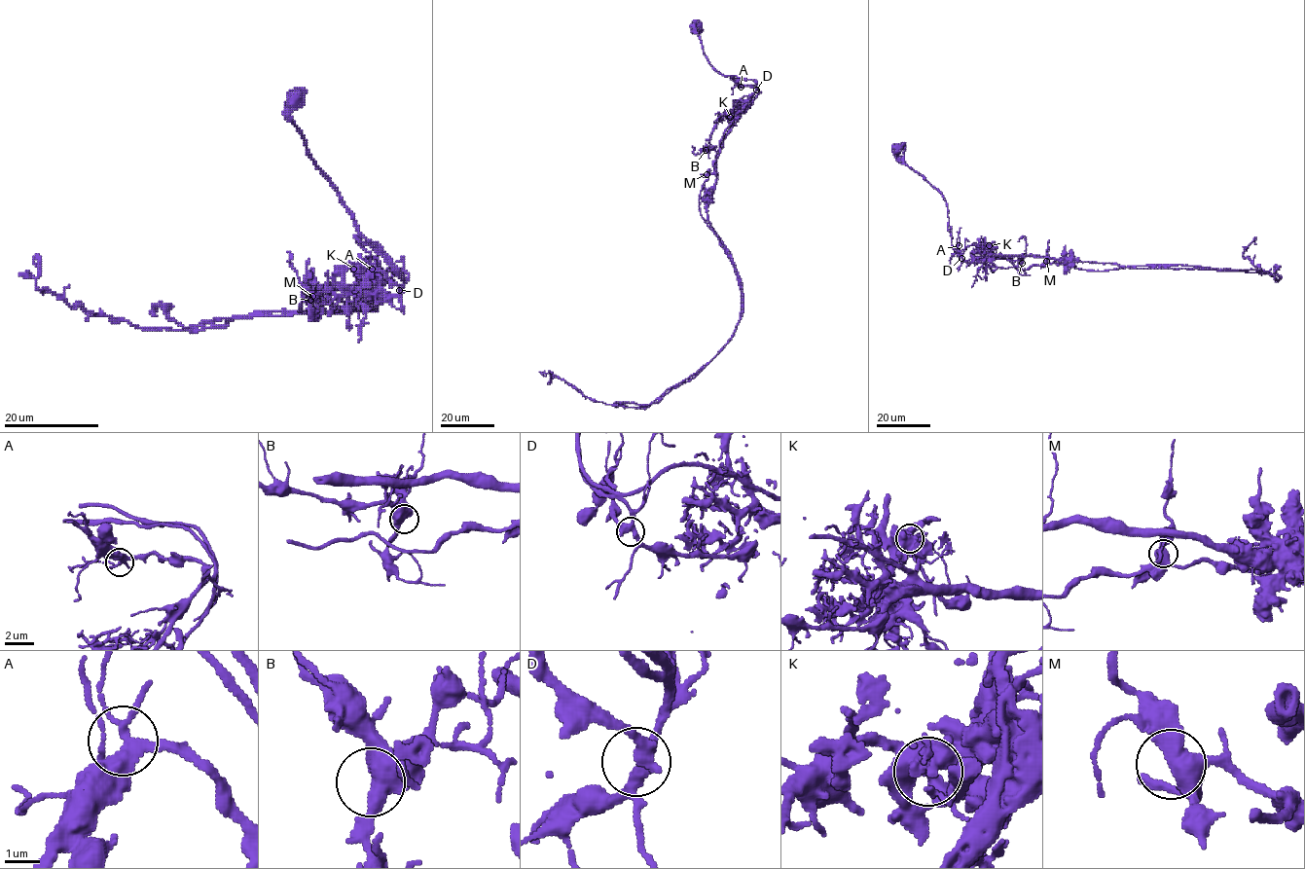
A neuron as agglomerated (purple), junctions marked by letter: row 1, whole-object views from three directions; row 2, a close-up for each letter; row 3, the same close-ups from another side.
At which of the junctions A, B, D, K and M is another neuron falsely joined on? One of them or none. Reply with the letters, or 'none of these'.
K

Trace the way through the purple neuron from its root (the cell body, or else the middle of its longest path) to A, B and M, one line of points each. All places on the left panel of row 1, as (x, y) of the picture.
A: (298, 101), (290, 120), (301, 131), (306, 150), (355, 228), (403, 276), (403, 285), (372, 269)
B: (298, 101), (290, 120), (315, 165), (355, 228), (403, 272), (386, 269), (370, 277), (344, 269), (310, 300)
M: (298, 101), (290, 120), (306, 150), (355, 228), (403, 276), (396, 295), (366, 296), (344, 309), (312, 296)

